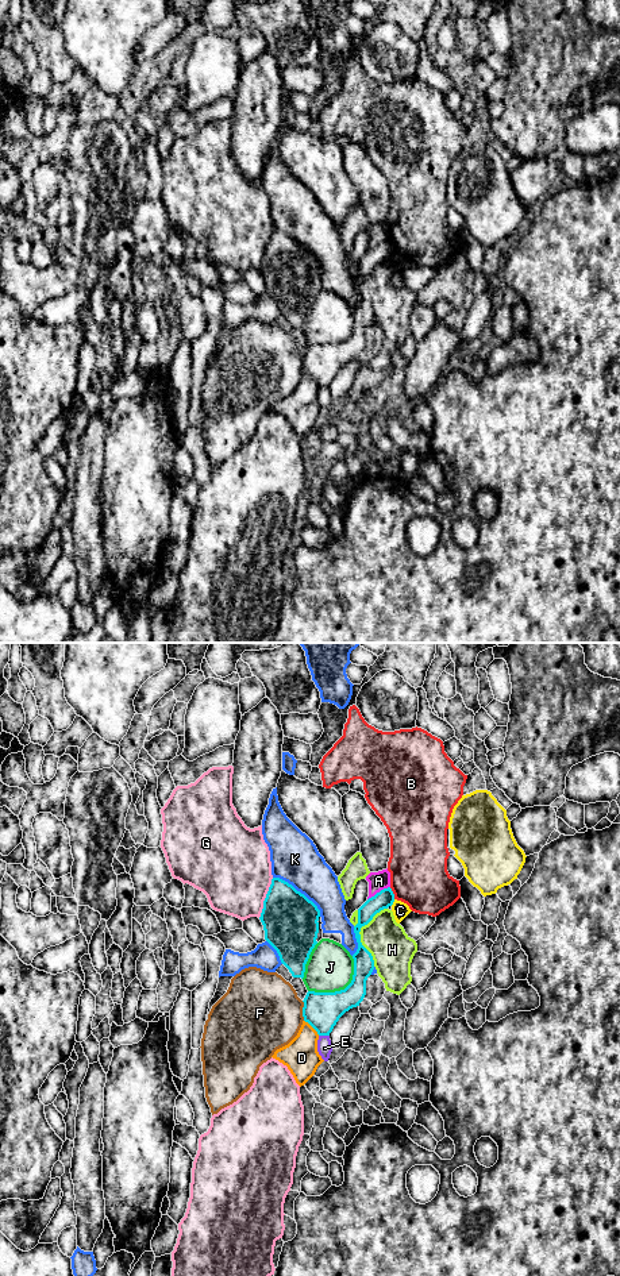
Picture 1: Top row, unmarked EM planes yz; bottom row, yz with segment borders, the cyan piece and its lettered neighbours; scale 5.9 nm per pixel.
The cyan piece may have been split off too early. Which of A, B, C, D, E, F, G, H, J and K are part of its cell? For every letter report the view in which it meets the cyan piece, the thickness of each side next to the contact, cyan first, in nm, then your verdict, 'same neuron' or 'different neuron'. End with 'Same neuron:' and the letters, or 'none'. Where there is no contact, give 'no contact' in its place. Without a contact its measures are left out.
A: yz | 110/110 nm | different neuron
B: yz | 110/340 nm | different neuron
C: yz | 110/100 nm | different neuron
D: yz | 220/200 nm | different neuron
E: yz | 220/90 nm | different neuron
F: yz | 220/480 nm | different neuron
G: yz | 320/440 nm | different neuron
H: yz | 130/240 nm | different neuron
J: yz | 220/280 nm | different neuron
K: yz | 320/280 nm | different neuron
Same neuron: none

